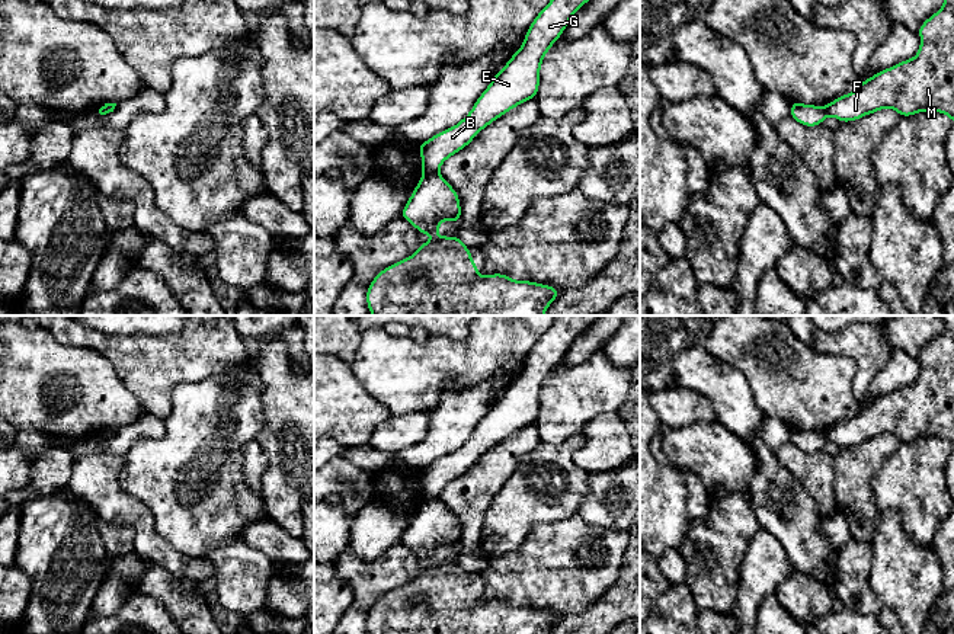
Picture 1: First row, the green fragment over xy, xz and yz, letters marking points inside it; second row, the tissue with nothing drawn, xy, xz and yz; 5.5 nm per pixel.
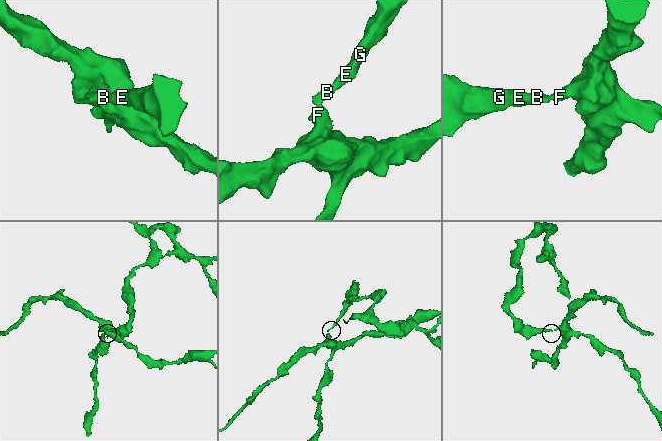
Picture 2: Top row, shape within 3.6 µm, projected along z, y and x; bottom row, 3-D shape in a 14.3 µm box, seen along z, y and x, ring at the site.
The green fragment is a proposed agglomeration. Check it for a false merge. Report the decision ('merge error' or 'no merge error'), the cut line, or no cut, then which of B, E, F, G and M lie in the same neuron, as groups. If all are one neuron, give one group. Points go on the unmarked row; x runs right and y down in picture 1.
merge error; cut in xz along (437, 498), (423, 502); B E G / F M

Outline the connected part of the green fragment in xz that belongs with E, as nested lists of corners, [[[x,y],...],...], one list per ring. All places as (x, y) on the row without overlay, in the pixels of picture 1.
[[[556,316],[551,327],[529,350],[521,374],[492,404],[473,435],[457,451],[417,471],[422,497],[435,500],[446,484],[465,474],[476,461],[518,430],[535,425],[544,381],[563,361],[572,342],[601,316]]]

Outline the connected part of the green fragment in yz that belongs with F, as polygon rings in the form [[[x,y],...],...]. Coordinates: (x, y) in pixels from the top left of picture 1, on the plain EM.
[[[954,316],[939,317],[944,321],[944,332],[919,352],[918,380],[861,406],[857,416],[842,420],[825,432],[827,441],[841,448],[852,448],[868,439],[891,433],[906,444],[918,438],[941,438],[954,448]]]

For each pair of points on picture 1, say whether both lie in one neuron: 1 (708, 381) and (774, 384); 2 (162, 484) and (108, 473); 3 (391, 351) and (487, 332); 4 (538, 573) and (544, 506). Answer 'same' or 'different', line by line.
1: different
2: different
3: same
4: different

